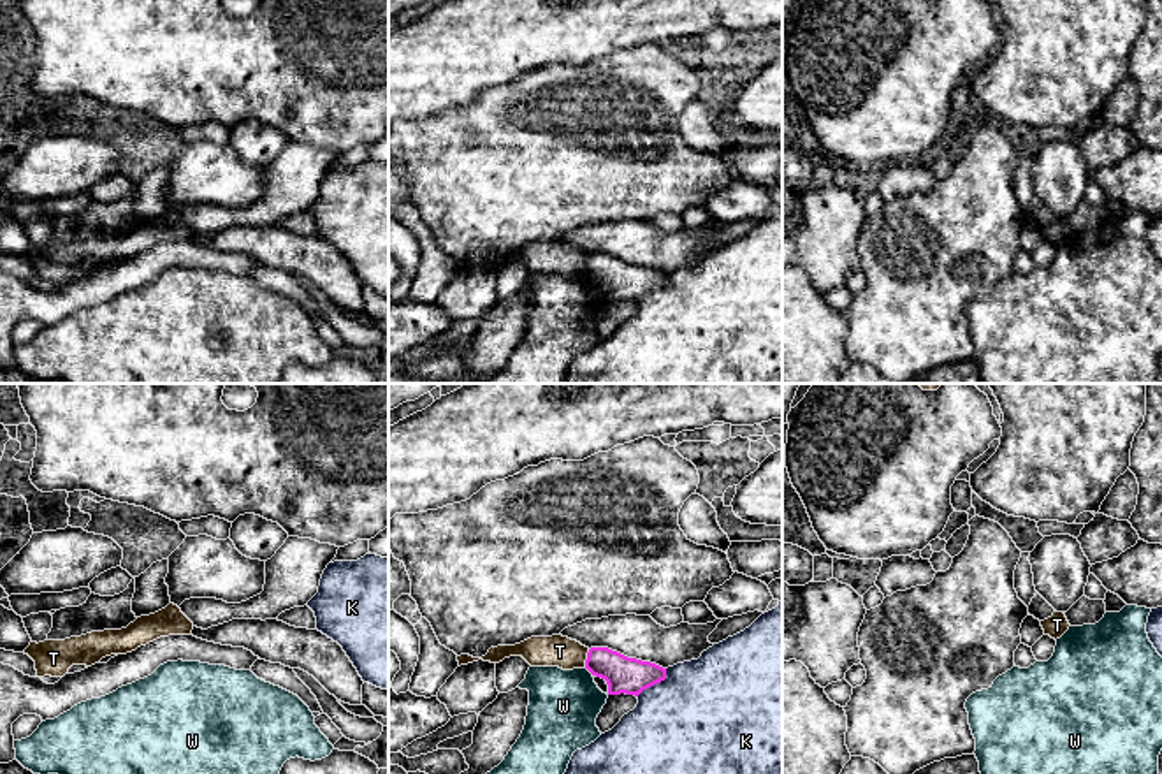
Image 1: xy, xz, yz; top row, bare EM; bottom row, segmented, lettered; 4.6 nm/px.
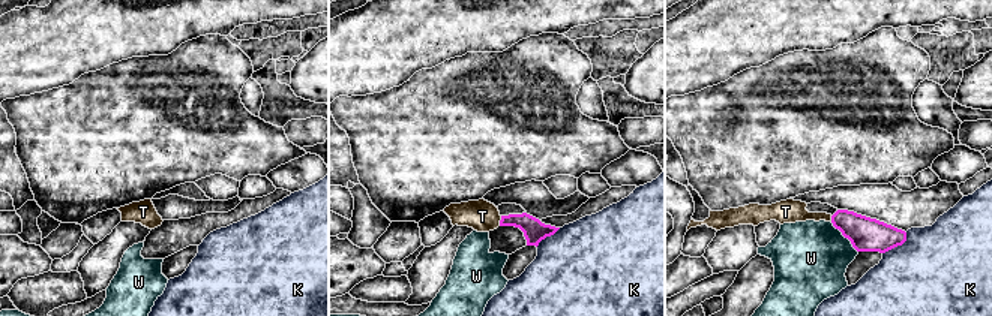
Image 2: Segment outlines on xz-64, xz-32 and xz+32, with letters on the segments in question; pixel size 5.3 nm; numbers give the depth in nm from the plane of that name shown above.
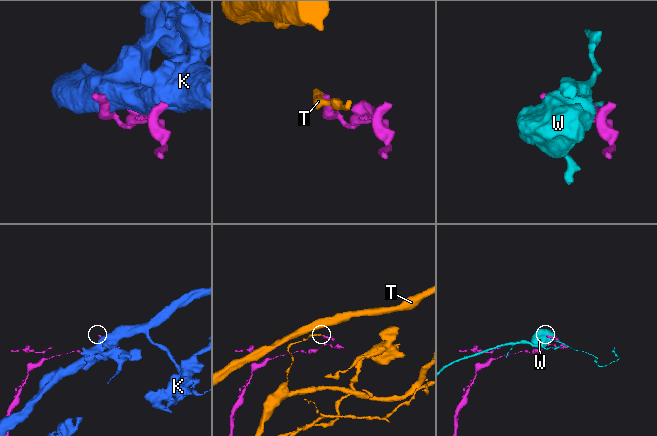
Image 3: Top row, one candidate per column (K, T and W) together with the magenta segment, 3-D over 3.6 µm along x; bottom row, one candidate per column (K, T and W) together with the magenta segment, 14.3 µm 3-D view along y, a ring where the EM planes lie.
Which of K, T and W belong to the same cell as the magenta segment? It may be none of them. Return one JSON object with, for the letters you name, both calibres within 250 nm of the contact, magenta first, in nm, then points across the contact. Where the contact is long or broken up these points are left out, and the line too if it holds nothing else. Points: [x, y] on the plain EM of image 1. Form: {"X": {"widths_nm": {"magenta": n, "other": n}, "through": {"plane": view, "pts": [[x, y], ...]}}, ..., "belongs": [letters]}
{"belongs": []}

